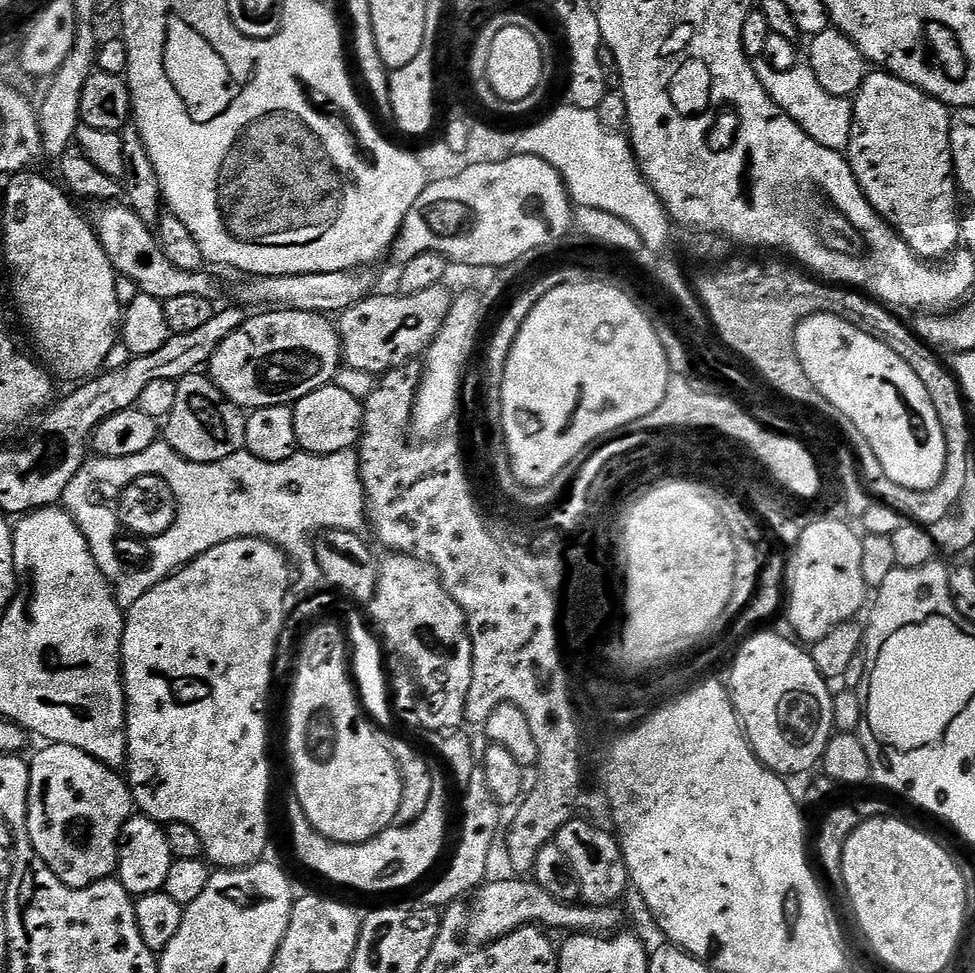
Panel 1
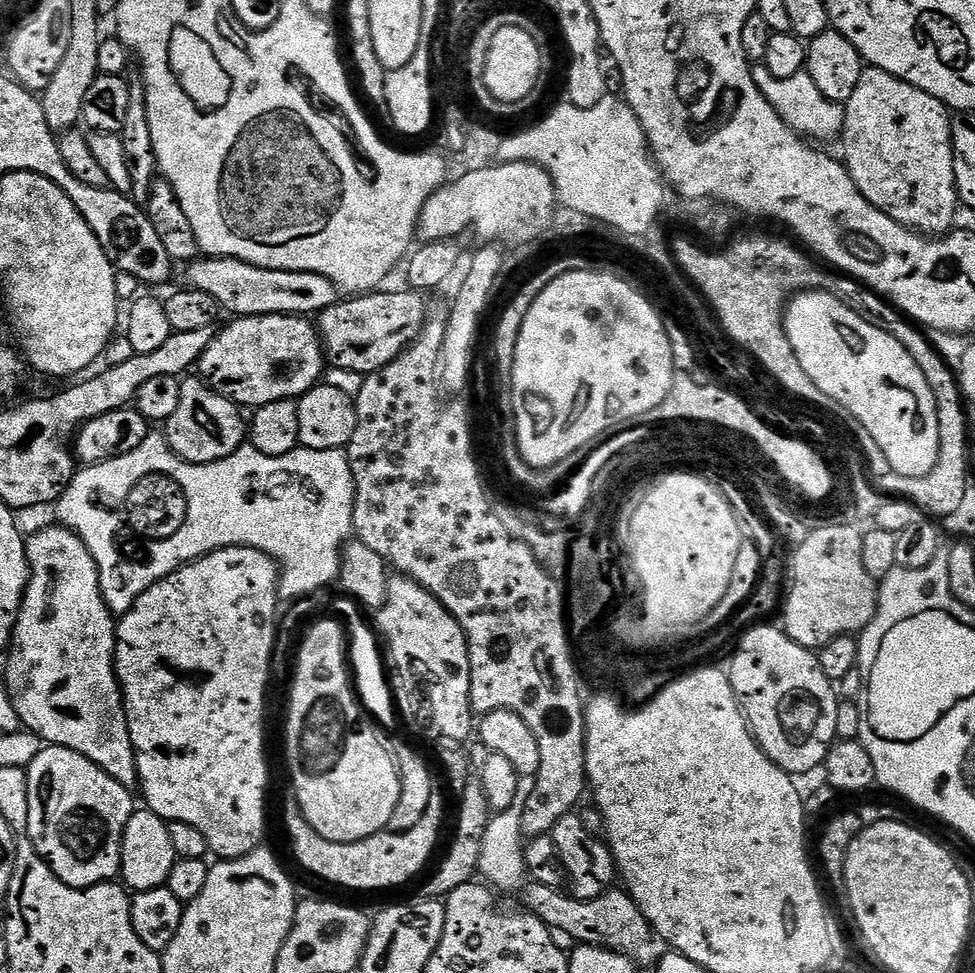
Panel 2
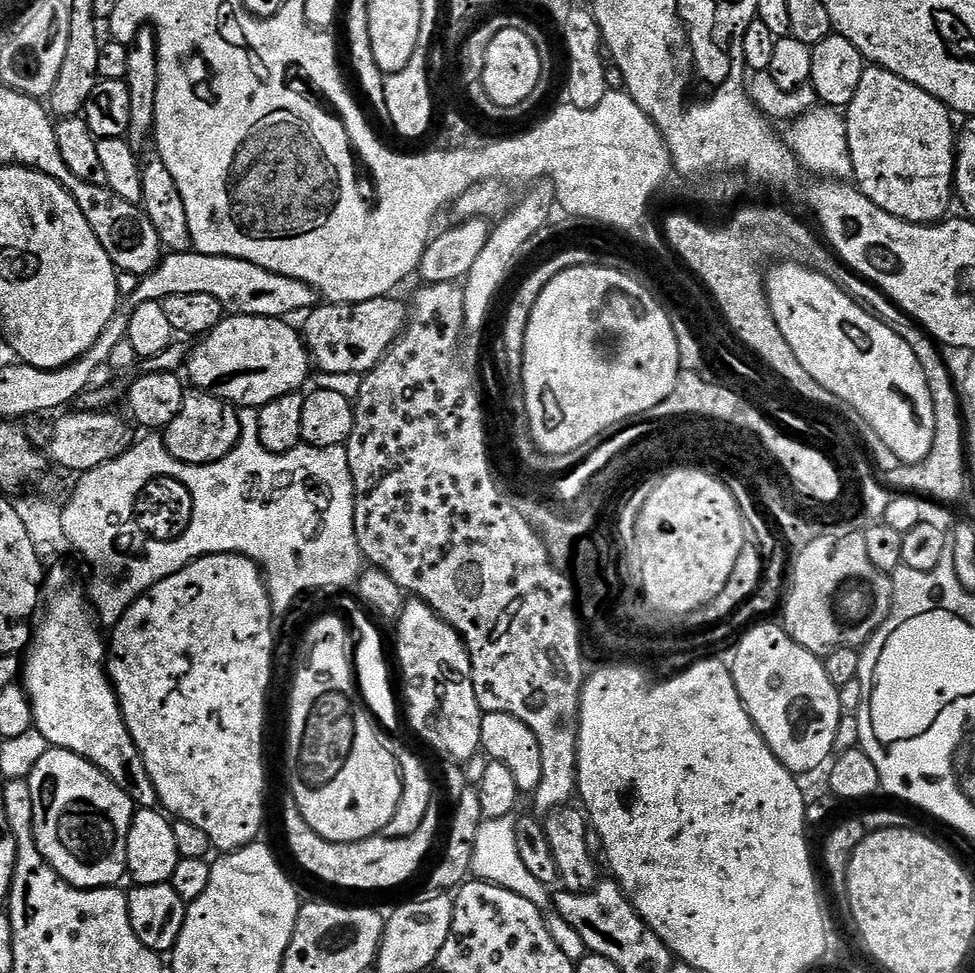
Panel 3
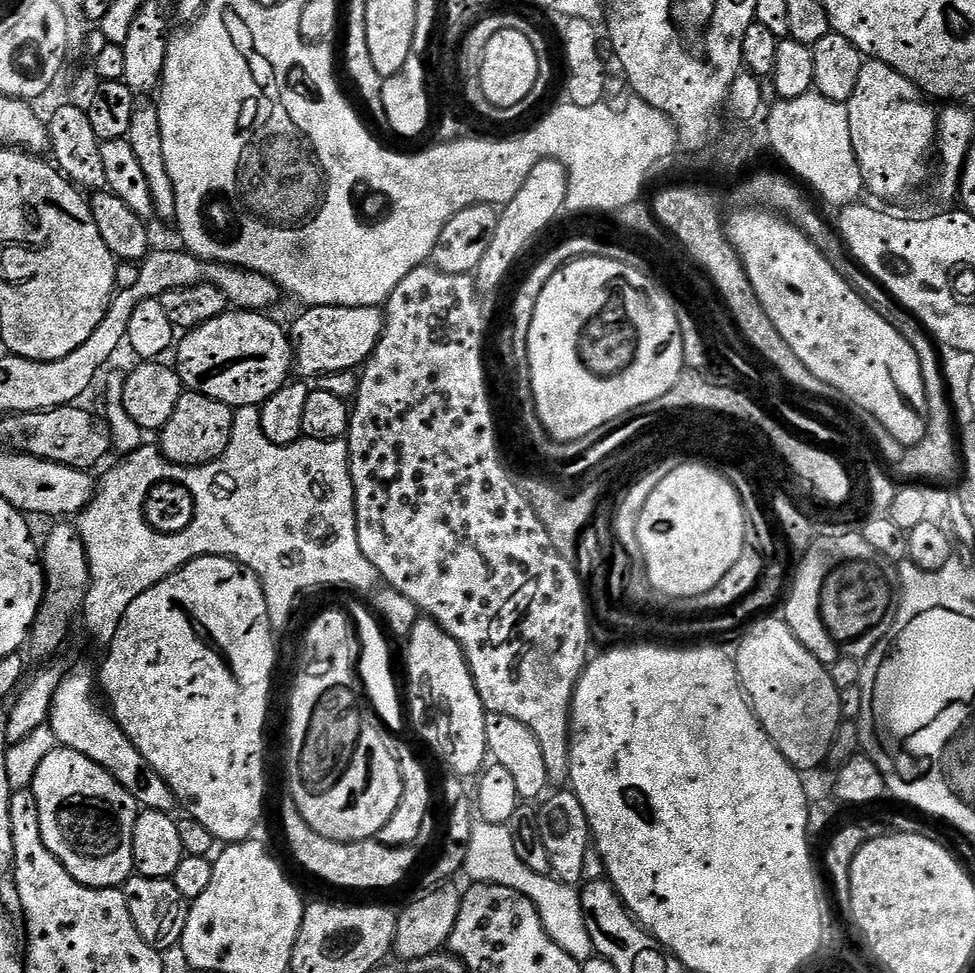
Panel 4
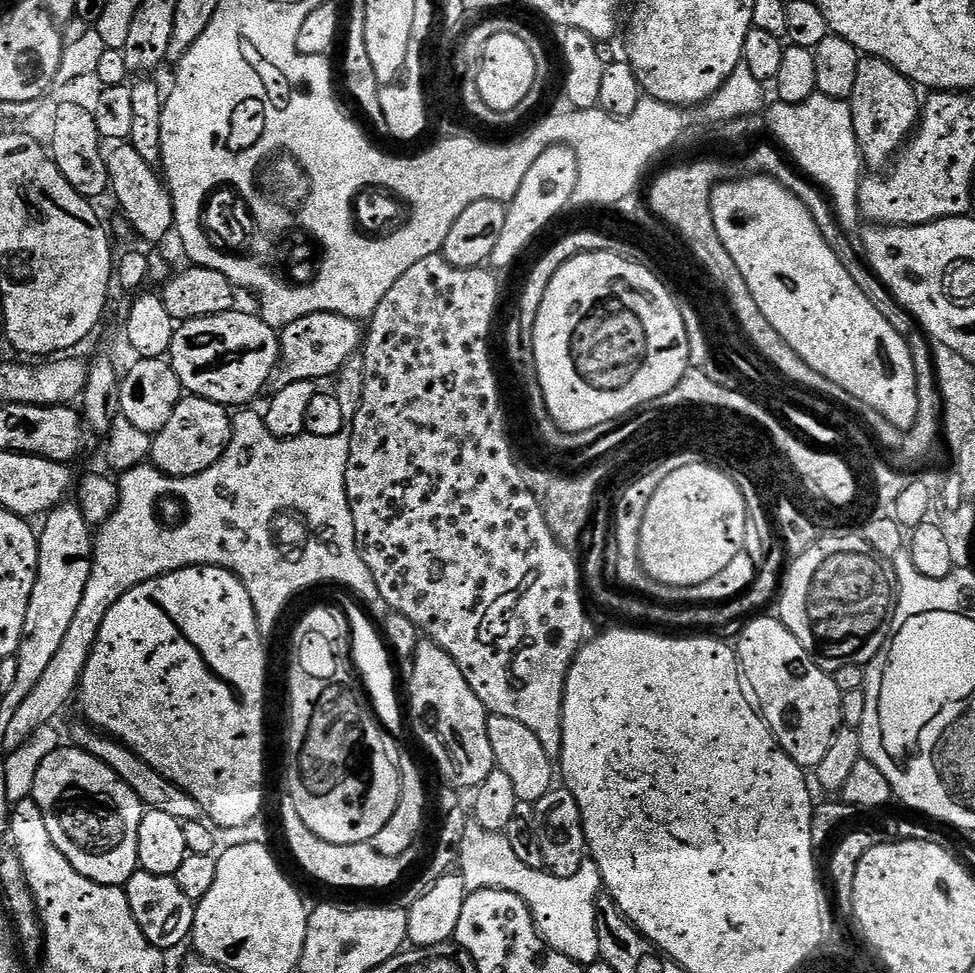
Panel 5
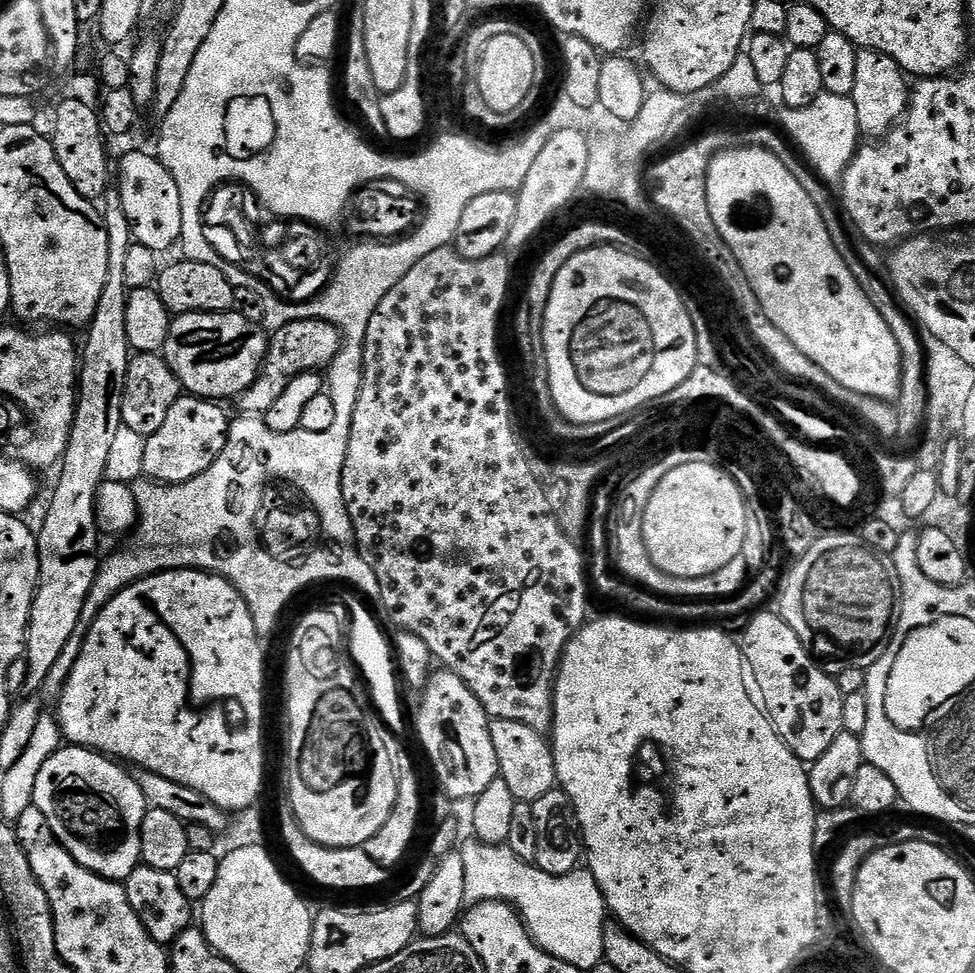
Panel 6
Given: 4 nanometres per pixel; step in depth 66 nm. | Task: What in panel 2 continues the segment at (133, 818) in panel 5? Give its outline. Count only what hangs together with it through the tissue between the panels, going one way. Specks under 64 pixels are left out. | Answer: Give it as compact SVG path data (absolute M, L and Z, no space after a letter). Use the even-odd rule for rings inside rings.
M41 747L38 758L34 758L26 771L30 798L28 833L40 857L52 867L58 879L72 888L92 888L95 884L115 881L120 874L122 834L126 834L126 822L130 822L134 811L133 793L90 762L90 758L69 748Z

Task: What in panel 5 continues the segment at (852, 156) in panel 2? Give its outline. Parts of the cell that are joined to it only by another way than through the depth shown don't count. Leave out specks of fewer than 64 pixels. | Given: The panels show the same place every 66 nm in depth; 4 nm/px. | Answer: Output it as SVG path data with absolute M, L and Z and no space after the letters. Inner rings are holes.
M861 59L858 82L854 82L850 103L857 146L863 163L869 169L883 169L915 133L922 119L922 100L921 97L916 97L916 92L918 93L917 85L894 70L894 66L890 66L885 60Z

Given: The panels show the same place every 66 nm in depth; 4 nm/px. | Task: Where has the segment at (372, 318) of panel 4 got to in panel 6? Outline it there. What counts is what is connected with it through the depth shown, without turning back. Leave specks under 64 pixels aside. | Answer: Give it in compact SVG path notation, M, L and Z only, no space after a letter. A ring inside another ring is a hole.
M295 320L289 324L281 324L271 333L268 342L268 353L260 367L258 378L238 398L239 411L249 416L263 417L265 412L274 406L275 400L282 395L282 390L290 386L298 374L327 369L329 364L340 353L342 337L330 322L321 320Z

